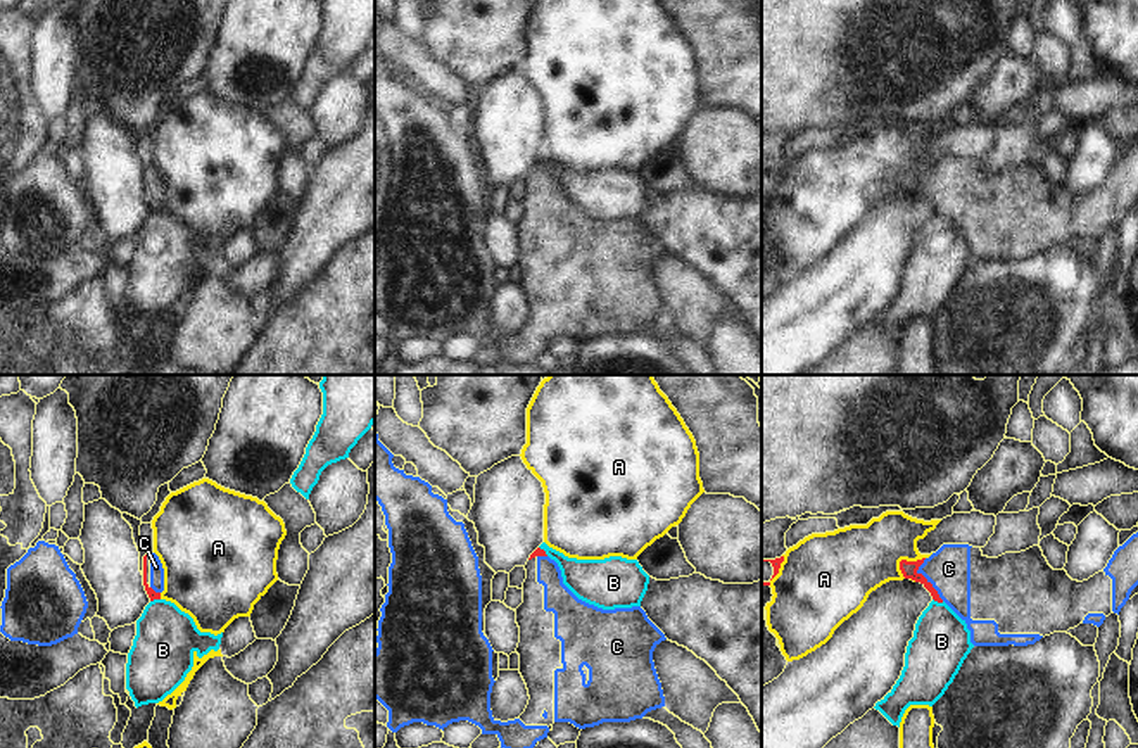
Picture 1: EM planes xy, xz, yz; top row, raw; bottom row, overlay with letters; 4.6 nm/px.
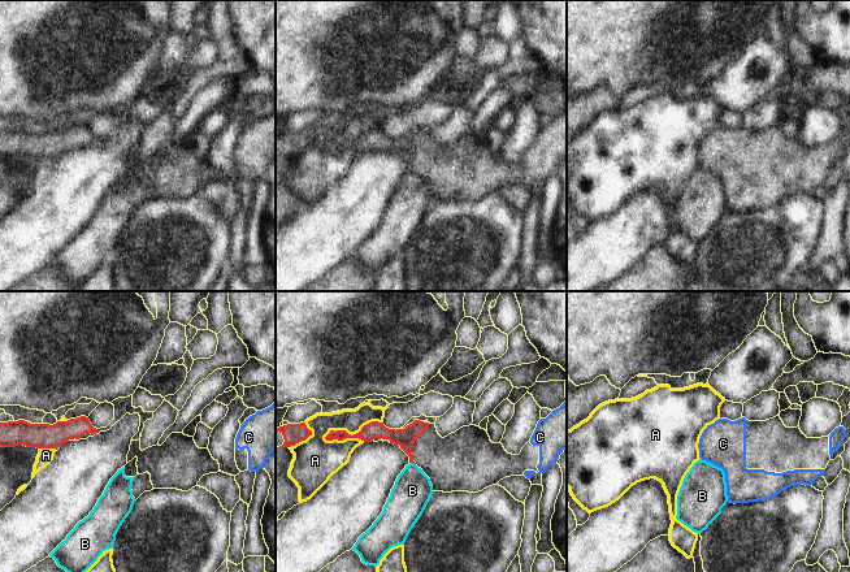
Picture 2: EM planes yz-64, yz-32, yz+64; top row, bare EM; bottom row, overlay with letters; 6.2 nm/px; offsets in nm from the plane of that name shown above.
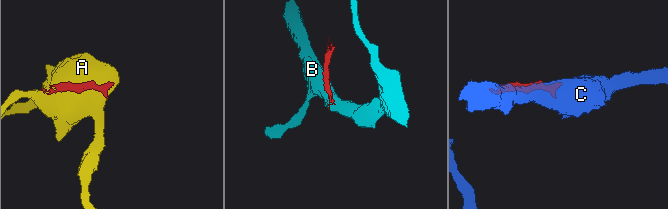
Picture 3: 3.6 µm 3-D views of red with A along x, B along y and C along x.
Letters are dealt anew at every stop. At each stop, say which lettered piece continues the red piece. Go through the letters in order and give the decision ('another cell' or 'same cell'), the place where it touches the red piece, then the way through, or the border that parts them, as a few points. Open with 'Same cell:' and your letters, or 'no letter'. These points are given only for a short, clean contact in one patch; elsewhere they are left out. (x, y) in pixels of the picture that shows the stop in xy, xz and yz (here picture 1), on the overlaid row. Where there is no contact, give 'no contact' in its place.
Same cell: C
A: another cell; contact yz (905, 560)
B: another cell; contact yz (938, 602); border yz (933, 598), (943, 602)
C: same cell; contact yz (926, 579); way yz (909, 569), (917, 570), (926, 579), (948, 569)

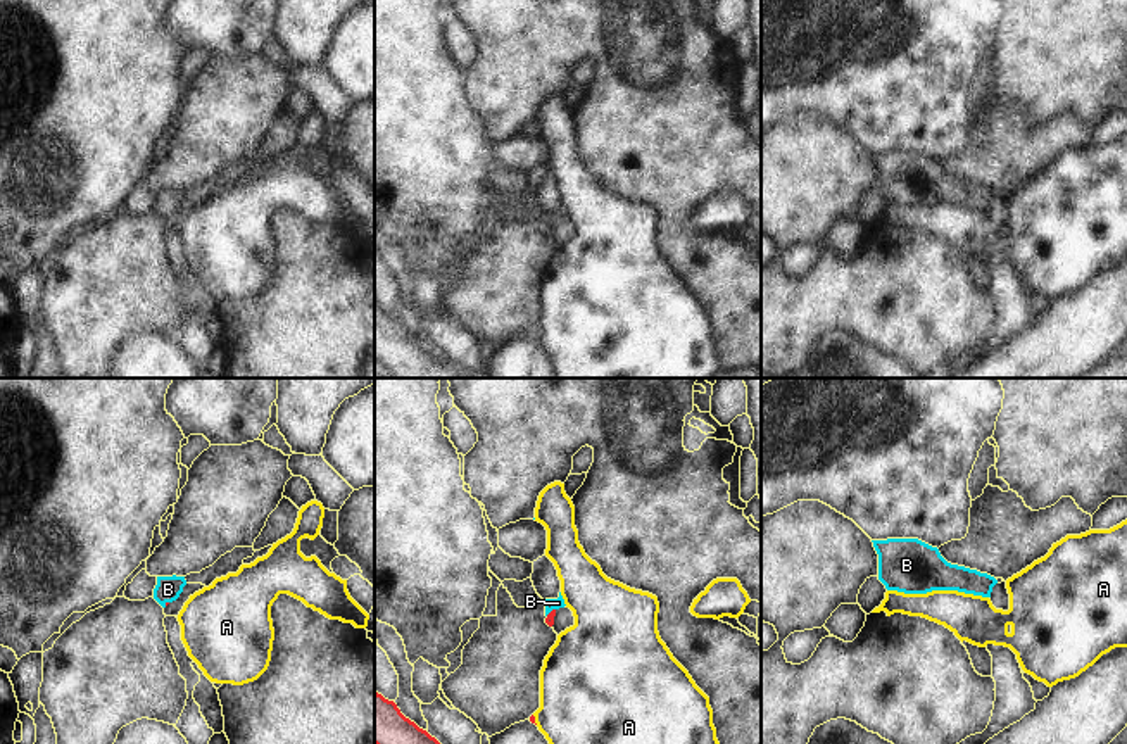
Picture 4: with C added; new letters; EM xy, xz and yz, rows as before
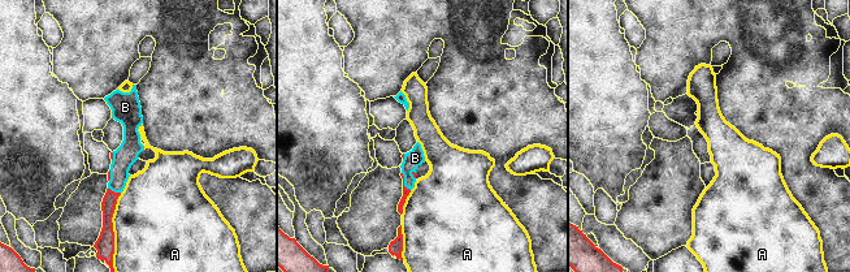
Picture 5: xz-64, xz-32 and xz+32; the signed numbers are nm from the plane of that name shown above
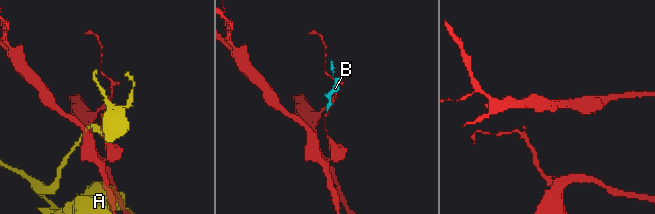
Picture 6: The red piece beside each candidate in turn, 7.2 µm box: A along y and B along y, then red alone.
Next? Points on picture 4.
Same cell: B
A: another cell; contact xz (534, 720)
B: same cell; contact xz (551, 611); way xz (549, 620), (551, 611), (558, 603)

